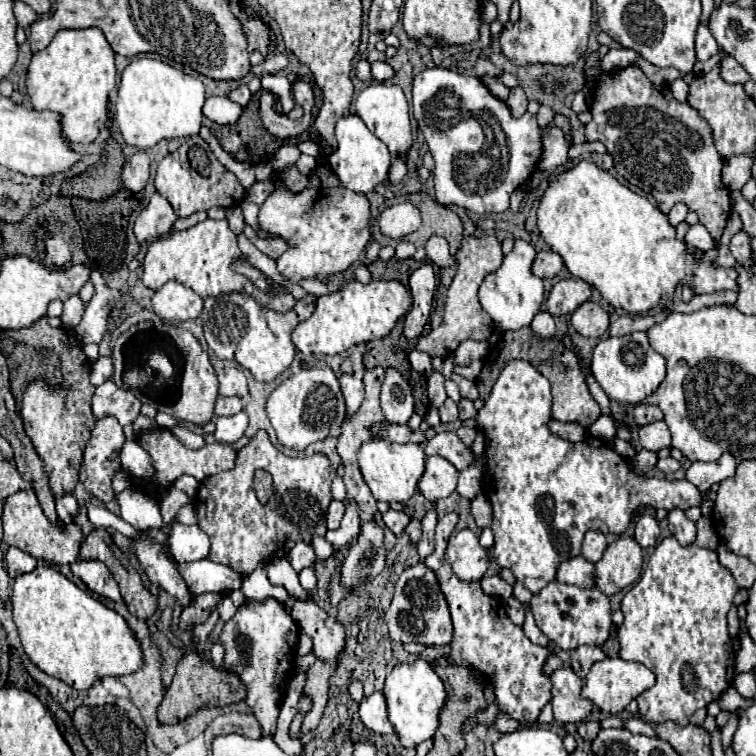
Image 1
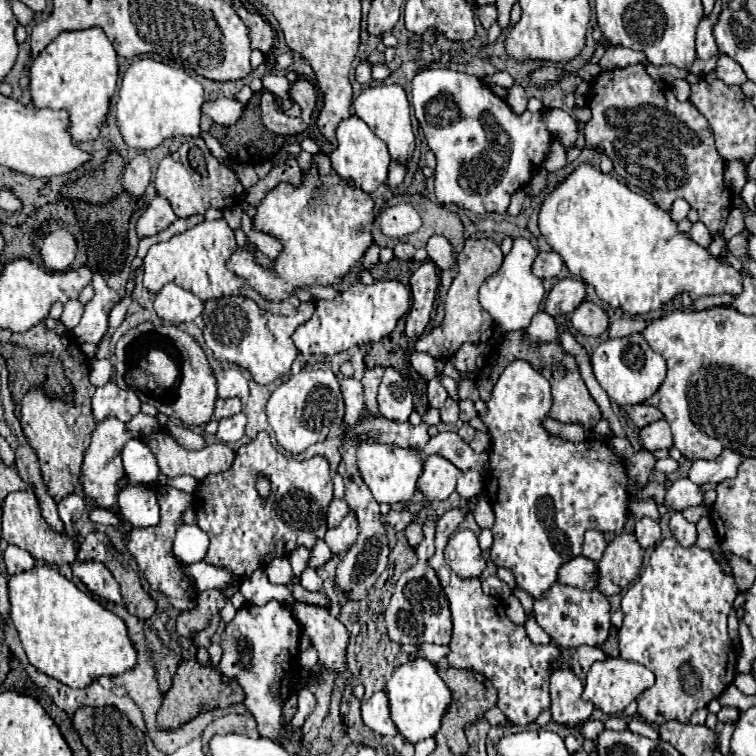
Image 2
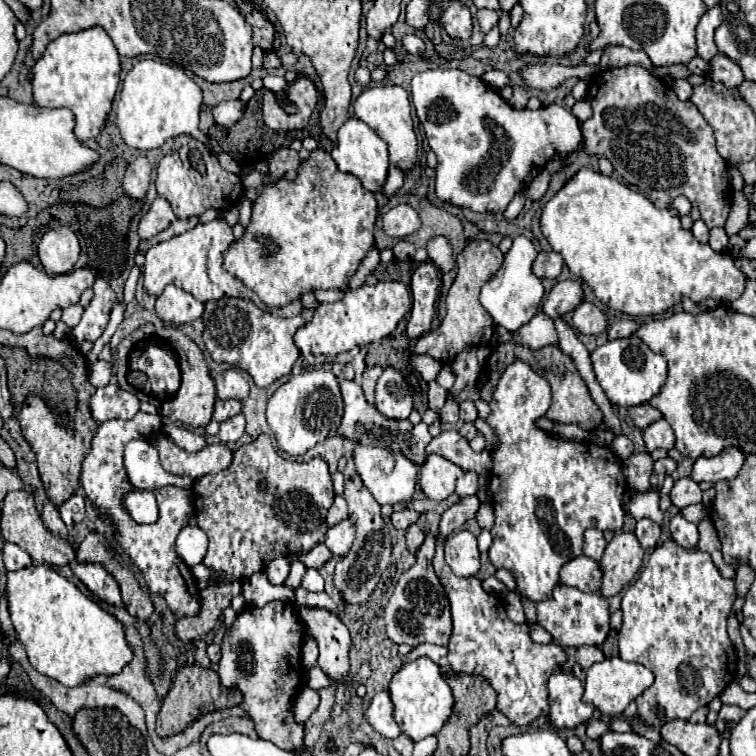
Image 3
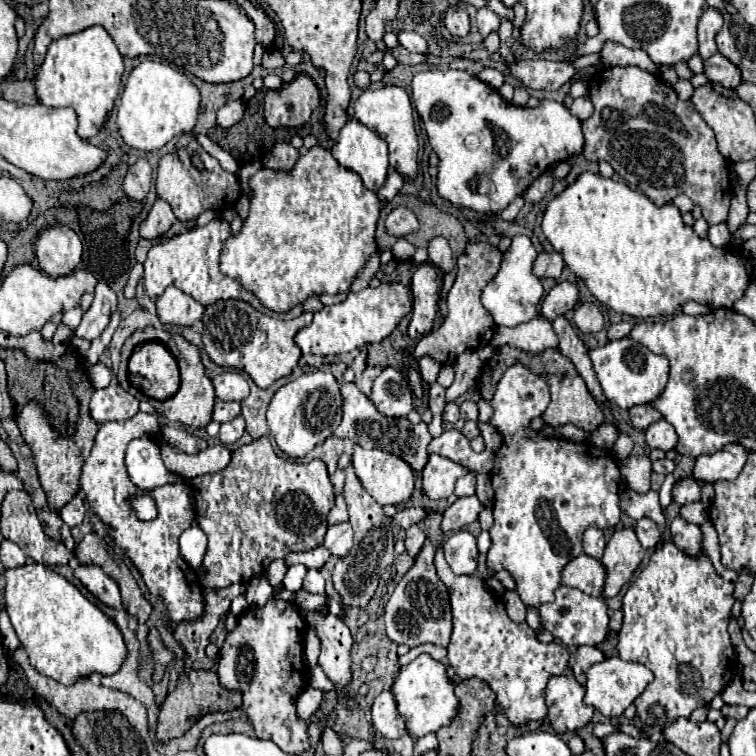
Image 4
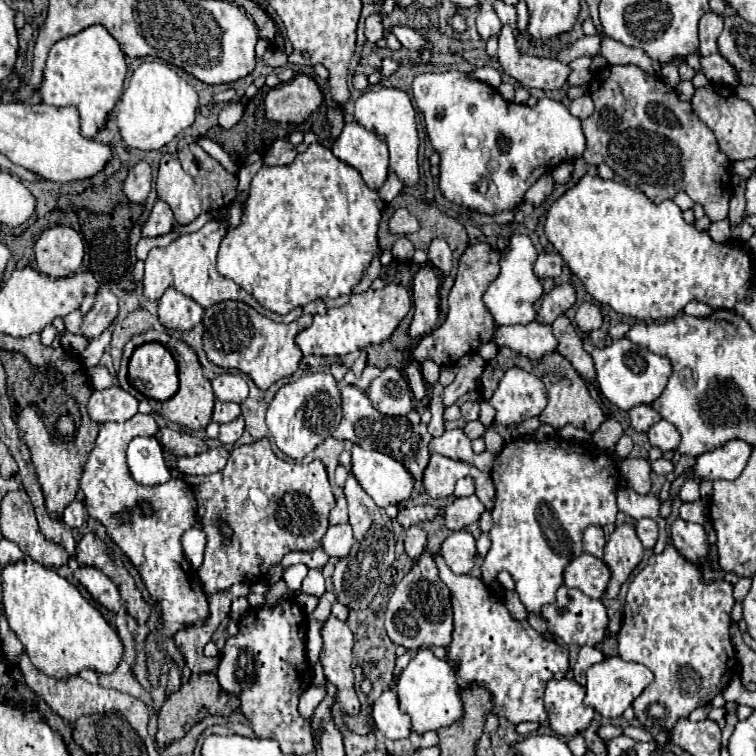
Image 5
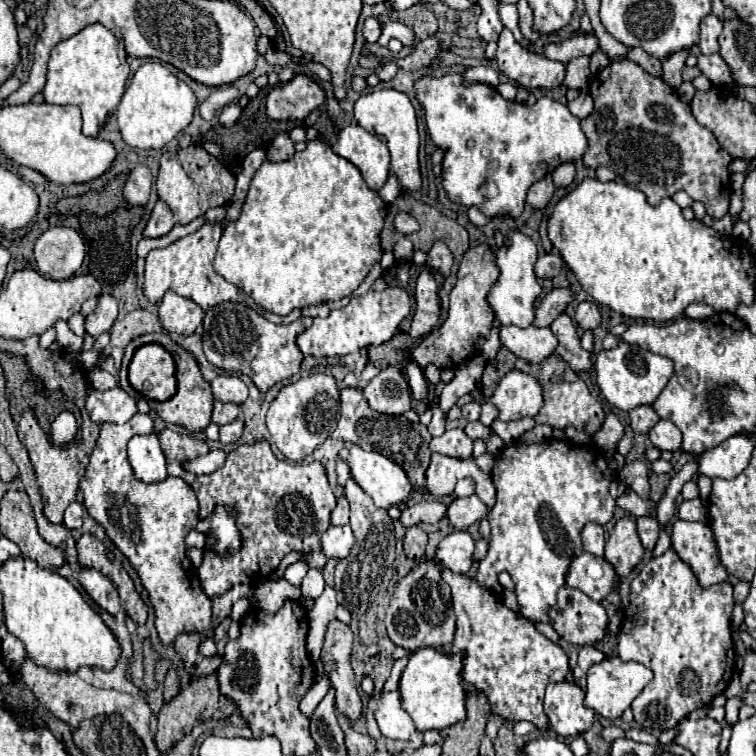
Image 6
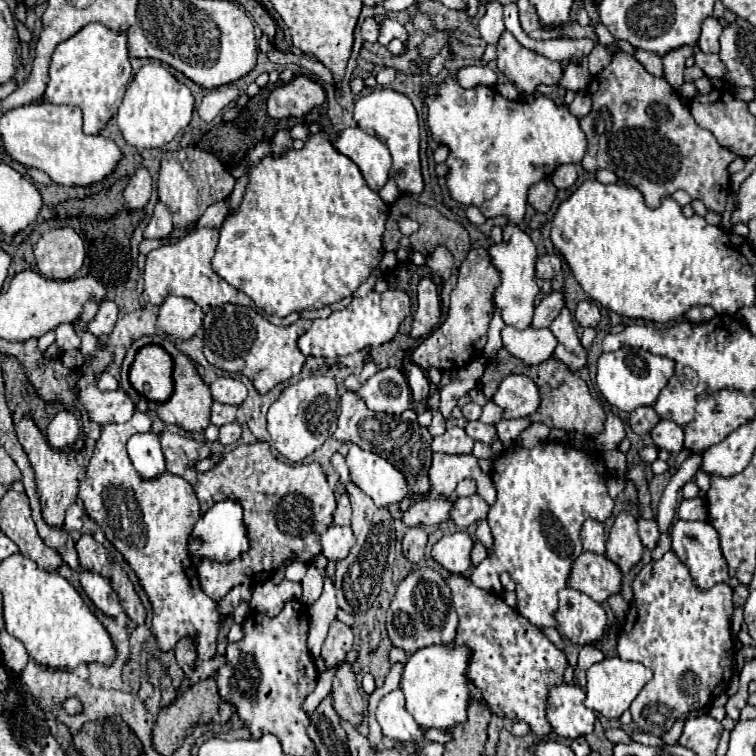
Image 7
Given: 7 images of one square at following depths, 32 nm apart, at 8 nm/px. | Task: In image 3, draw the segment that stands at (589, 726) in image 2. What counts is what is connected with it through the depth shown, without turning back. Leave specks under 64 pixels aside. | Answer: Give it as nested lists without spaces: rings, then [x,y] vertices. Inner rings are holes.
[[[590,720],[590,722],[586,724],[586,736],[592,738],[592,740],[598,740],[604,732],[608,732],[608,726],[606,726],[606,722],[602,722],[602,720]]]

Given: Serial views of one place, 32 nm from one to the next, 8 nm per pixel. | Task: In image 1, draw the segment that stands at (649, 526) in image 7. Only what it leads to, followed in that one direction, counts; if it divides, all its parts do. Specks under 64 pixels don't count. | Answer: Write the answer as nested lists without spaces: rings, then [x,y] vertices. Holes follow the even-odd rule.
[[[642,514],[636,520],[636,534],[634,534],[636,542],[646,550],[658,542],[658,536],[660,536],[660,528],[658,528],[658,522],[654,520],[654,516]]]

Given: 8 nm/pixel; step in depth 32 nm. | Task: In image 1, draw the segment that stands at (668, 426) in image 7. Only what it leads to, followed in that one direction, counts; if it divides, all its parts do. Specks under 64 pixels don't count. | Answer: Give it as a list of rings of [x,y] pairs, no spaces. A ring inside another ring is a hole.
[[[652,422],[638,428],[638,442],[646,450],[658,452],[660,448],[670,446],[670,432],[664,422]]]

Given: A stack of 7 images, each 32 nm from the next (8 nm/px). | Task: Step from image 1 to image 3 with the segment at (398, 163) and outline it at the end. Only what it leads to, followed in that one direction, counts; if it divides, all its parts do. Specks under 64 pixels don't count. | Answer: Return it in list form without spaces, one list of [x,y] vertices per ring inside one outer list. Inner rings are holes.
[[[390,166],[388,170],[388,178],[386,178],[386,184],[384,184],[384,192],[388,196],[392,196],[404,182],[404,170],[400,170],[398,166]]]

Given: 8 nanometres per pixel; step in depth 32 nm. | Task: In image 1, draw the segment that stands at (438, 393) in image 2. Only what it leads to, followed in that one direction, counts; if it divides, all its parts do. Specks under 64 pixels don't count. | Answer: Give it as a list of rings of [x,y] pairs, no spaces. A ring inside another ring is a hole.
[[[436,371],[427,380],[428,399],[432,407],[439,408],[447,399],[444,381],[444,376]]]

